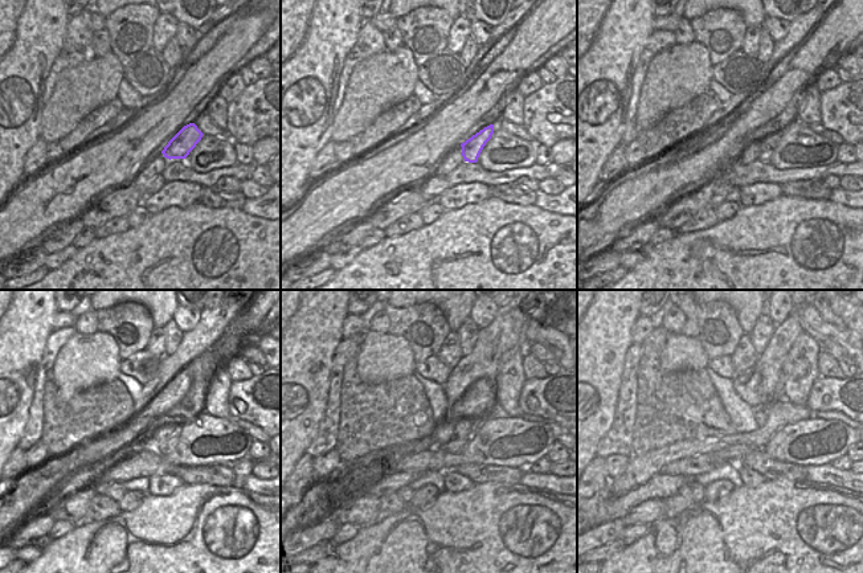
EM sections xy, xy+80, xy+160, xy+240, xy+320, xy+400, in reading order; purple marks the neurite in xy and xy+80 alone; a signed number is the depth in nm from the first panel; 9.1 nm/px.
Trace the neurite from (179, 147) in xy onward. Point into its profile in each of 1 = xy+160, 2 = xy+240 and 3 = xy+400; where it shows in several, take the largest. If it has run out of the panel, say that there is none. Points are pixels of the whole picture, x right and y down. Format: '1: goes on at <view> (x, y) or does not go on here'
1: goes on at xy+160 (769, 142)
2: goes on at xy+240 (171, 443)
3: goes on at xy+400 (735, 454)

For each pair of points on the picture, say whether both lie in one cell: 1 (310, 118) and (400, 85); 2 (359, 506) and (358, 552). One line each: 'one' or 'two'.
1: two
2: two

